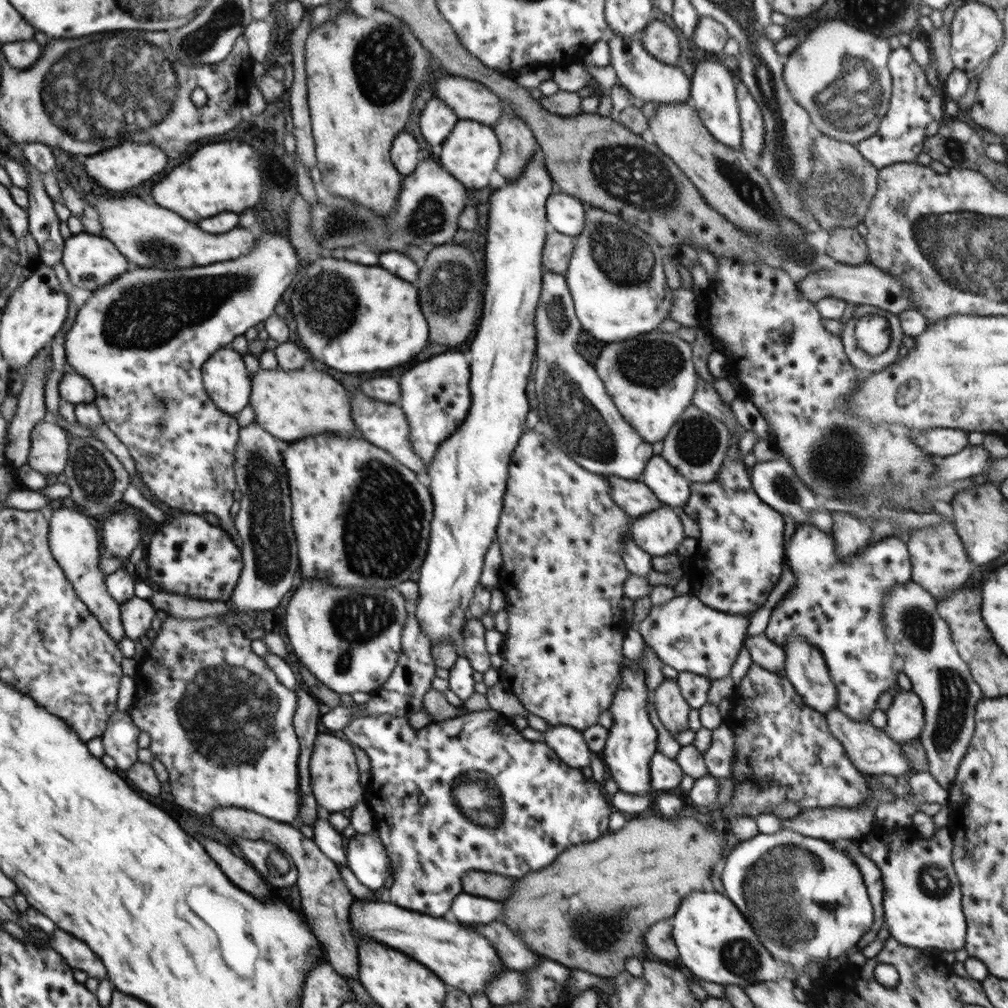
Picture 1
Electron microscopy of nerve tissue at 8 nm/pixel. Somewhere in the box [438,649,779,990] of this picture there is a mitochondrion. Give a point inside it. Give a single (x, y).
(597, 932)

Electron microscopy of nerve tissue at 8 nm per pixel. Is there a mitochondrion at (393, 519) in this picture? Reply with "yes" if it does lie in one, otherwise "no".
yes

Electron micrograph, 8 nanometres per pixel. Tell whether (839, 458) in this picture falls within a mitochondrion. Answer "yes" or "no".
yes

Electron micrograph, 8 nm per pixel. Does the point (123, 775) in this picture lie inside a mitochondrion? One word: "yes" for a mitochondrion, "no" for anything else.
no

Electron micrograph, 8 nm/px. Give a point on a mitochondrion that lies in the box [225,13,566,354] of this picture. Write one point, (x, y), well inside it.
(383, 64)

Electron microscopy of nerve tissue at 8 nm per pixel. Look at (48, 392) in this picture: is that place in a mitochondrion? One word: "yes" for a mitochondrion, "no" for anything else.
no

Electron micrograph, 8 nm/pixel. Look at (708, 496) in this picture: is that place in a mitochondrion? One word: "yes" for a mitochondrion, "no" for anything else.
no

